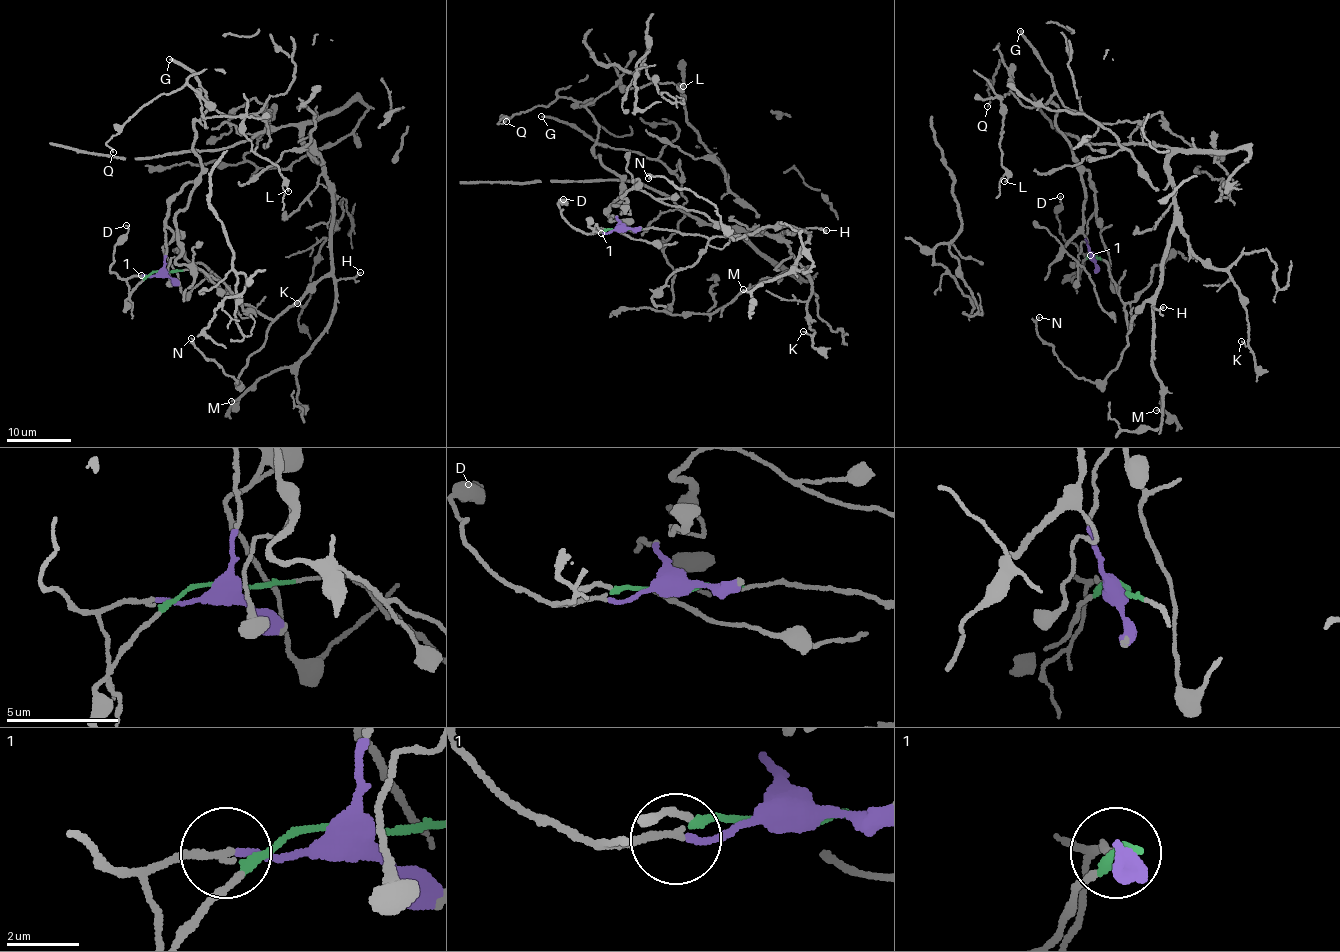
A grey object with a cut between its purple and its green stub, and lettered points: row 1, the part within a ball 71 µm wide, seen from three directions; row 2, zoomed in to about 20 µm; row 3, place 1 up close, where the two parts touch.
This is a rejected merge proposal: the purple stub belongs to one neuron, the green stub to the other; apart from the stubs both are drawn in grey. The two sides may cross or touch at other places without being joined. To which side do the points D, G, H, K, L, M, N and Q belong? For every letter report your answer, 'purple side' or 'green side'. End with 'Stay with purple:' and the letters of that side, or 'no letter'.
D: purple side
G: purple side
H: green side
K: green side
L: purple side
M: green side
N: green side
Q: purple side
Stay with purple: D, G, L, Q

